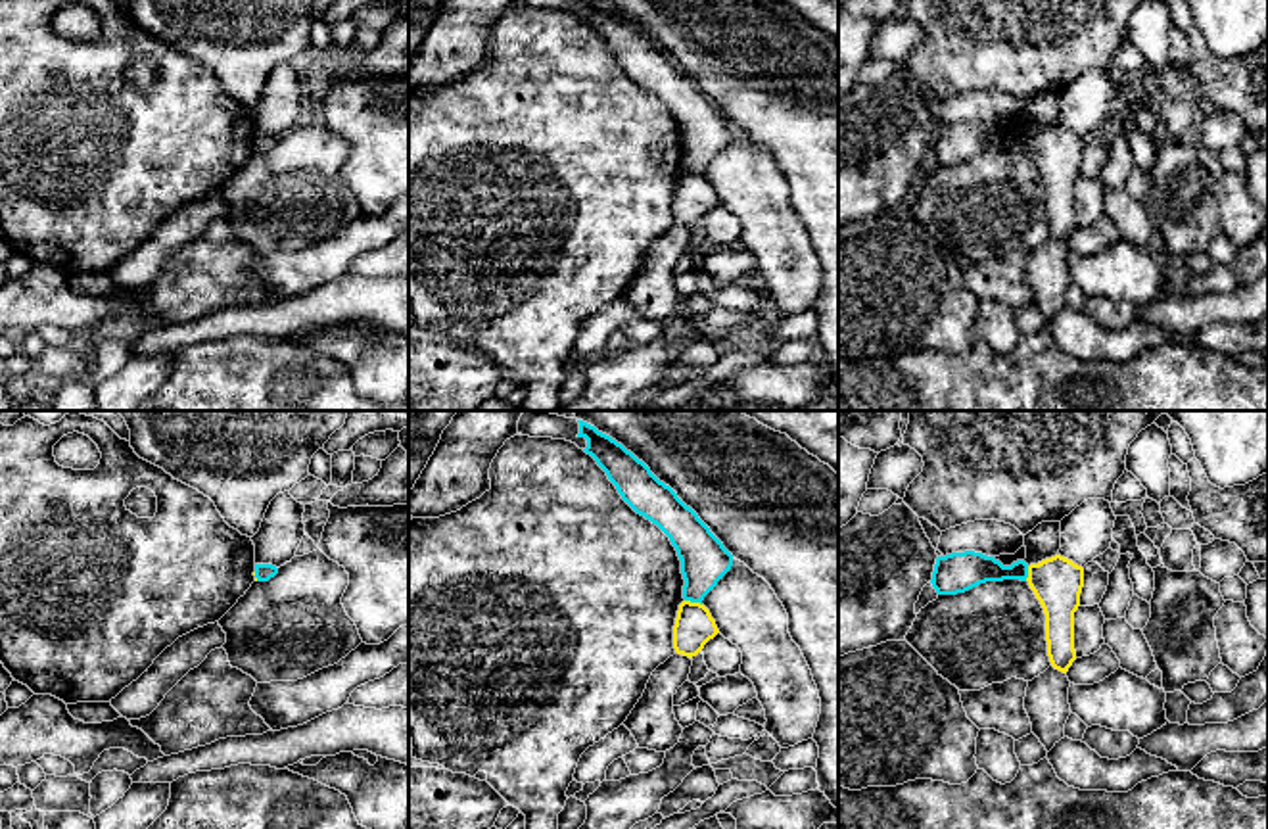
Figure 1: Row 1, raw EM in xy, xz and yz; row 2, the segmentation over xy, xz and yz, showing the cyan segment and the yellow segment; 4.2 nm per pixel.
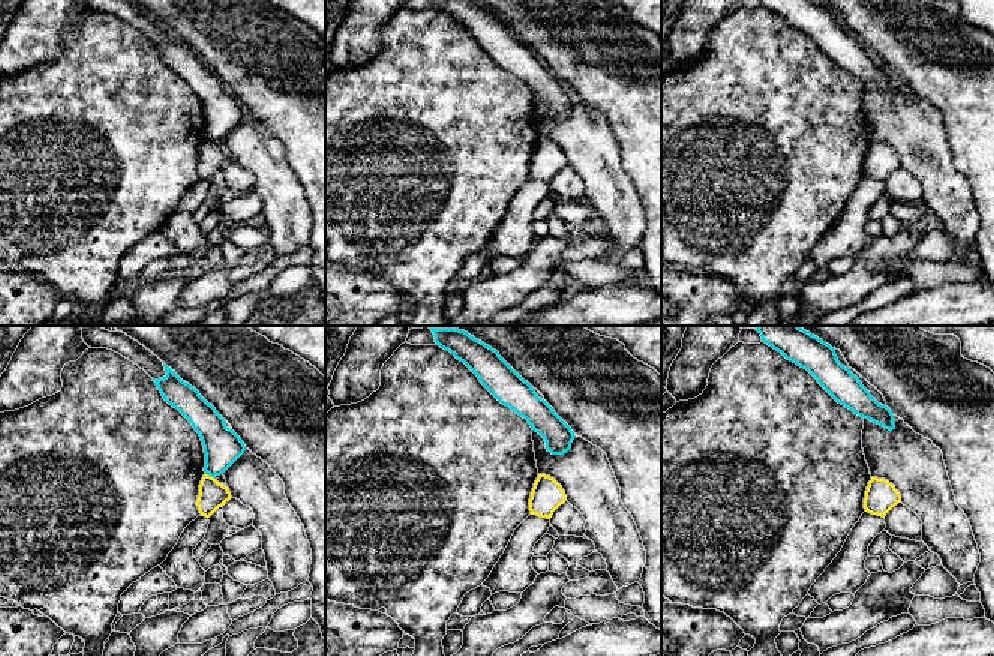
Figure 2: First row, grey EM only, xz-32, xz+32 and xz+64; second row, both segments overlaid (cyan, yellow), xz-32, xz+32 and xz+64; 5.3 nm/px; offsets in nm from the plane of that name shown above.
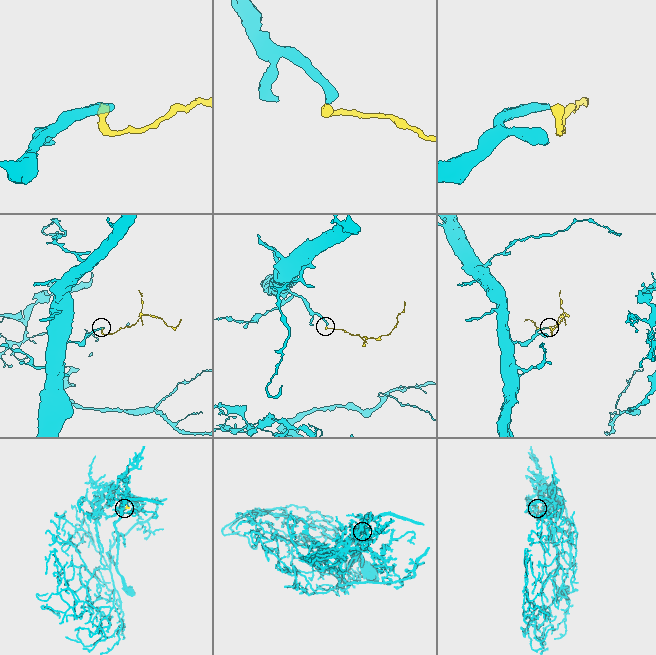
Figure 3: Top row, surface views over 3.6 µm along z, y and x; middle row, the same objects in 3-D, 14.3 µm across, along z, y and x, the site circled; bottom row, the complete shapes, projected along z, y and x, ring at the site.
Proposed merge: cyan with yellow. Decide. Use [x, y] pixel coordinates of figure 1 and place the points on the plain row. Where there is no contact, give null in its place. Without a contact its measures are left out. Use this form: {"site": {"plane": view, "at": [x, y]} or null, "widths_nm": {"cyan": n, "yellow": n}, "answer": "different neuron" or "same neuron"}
{"site": {"plane": "xz", "at": [693, 171]}, "widths_nm": {"cyan": 200, "yellow": 160}, "answer": "different neuron"}

